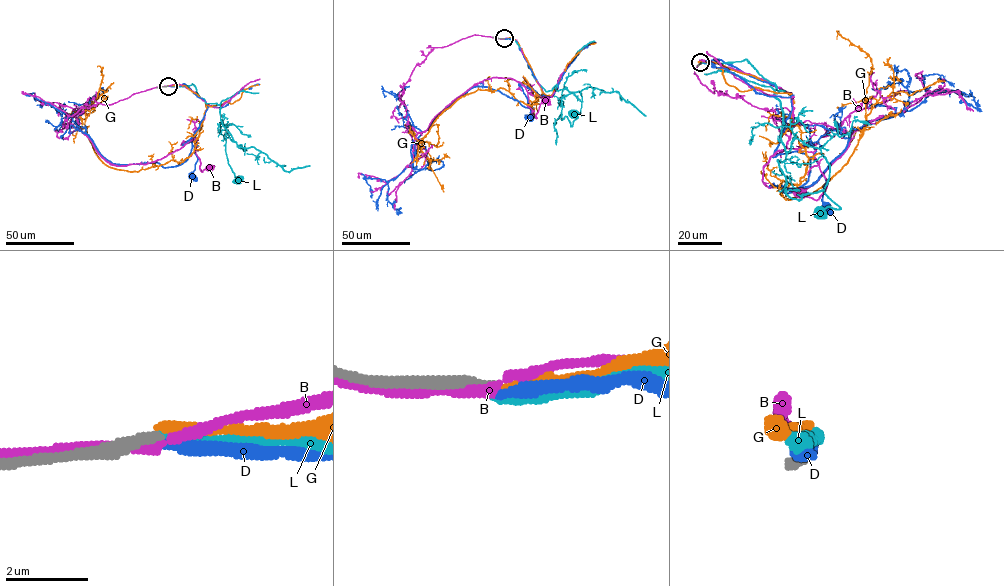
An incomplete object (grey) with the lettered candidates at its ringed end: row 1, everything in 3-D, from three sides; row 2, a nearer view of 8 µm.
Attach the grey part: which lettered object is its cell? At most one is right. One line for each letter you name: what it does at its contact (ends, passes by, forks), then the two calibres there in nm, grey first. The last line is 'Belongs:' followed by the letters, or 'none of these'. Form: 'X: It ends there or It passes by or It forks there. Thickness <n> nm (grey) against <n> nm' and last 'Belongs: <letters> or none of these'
Belongs: none of these

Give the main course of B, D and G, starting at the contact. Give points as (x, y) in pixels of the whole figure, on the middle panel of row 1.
B: (502, 39), (517, 42), (541, 88), (543, 96), (528, 94), (536, 118), (540, 104), (546, 101)
D: (504, 39), (513, 39), (518, 45), (542, 91), (540, 95), (519, 84), (533, 117), (529, 117)
G: (504, 39), (517, 42), (542, 96), (531, 106), (477, 90), (421, 142), (436, 146), (433, 125)

